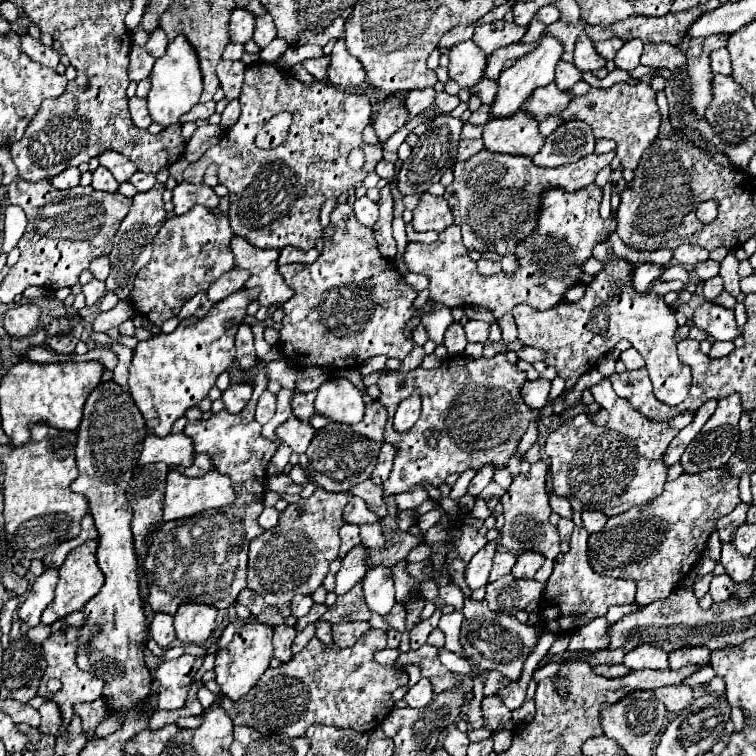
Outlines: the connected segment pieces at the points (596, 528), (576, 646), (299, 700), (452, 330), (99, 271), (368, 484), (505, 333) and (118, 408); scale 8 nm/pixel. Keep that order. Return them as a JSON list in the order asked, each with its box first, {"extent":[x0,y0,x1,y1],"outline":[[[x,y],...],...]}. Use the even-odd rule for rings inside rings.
[{"extent":[582,512,608,532],"outline":[[[584,512],[582,522],[588,532],[600,532],[604,528],[604,524],[608,522],[608,516],[604,516],[602,512]]]},{"extent":[568,618,610,652],"outline":[[[606,618],[590,620],[576,634],[572,634],[568,650],[592,650],[592,652],[596,652],[596,650],[606,648],[608,646],[608,640],[606,640],[608,626],[610,626],[610,622],[606,622]]]},{"extent":[214,630,408,738],"outline":[[[370,630],[350,648],[326,646],[312,638],[290,662],[268,668],[246,696],[236,702],[224,696],[214,704],[222,706],[234,724],[252,726],[260,734],[298,738],[312,724],[352,728],[364,734],[372,732],[392,710],[390,694],[408,682],[406,672],[374,662],[372,654],[376,648],[386,648],[386,634],[382,630]]]},{"extent":[444,322,466,354],"outline":[[[454,322],[444,336],[444,346],[448,350],[448,354],[462,354],[466,348],[466,336],[464,336],[464,328],[460,322]]]},{"extent":[88,256,110,280],"outline":[[[102,256],[102,258],[96,258],[90,262],[88,270],[92,272],[94,278],[98,280],[106,280],[108,278],[108,272],[110,272],[110,262],[108,262],[108,256]]]},{"extent":[352,480,388,520],"outline":[[[366,480],[362,484],[356,484],[356,488],[352,488],[352,494],[360,496],[362,500],[366,500],[368,508],[372,512],[376,512],[380,520],[384,520],[388,516],[386,500],[384,500],[384,494],[382,494],[382,486],[376,486],[376,484],[372,484],[372,480]]]},{"extent":[498,314,516,344],"outline":[[[512,314],[504,316],[498,324],[500,324],[500,328],[502,328],[502,342],[504,342],[504,344],[514,342],[514,340],[516,340],[516,324],[514,324],[514,320],[512,320]]]},{"extent":[70,382,150,714],"outline":[[[102,382],[94,392],[88,396],[86,406],[84,406],[84,416],[78,428],[78,444],[76,444],[76,466],[78,466],[78,478],[70,484],[72,492],[84,494],[90,504],[90,512],[98,530],[98,566],[106,576],[106,582],[102,590],[84,606],[86,614],[86,624],[82,626],[80,634],[80,648],[78,648],[78,664],[80,668],[104,678],[106,686],[102,696],[108,696],[112,700],[112,708],[116,712],[126,714],[128,708],[144,696],[148,696],[148,684],[150,684],[150,672],[144,666],[144,656],[142,656],[142,642],[148,640],[148,628],[144,628],[144,610],[142,610],[142,598],[138,592],[138,562],[134,554],[134,540],[130,532],[130,520],[132,520],[132,508],[126,500],[126,488],[132,480],[132,470],[136,466],[136,460],[140,456],[142,442],[146,438],[146,420],[142,418],[140,410],[136,408],[130,392],[126,392],[122,386],[116,382]],[[92,626],[100,628],[100,634],[94,634]]]}]

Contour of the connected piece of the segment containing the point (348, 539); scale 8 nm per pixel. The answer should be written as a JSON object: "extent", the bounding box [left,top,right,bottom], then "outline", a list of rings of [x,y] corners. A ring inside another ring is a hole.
{"extent":[340,522,360,558],"outline":[[[346,522],[342,528],[340,528],[340,538],[342,538],[342,546],[340,546],[340,558],[350,550],[354,548],[356,544],[360,544],[360,528],[358,524],[350,524]]]}

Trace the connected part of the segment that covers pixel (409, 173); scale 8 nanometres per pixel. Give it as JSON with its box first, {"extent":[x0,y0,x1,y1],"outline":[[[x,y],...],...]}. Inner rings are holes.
{"extent":[398,114,464,194],"outline":[[[440,114],[436,116],[436,120],[432,124],[428,124],[426,132],[420,136],[418,144],[412,148],[412,154],[408,156],[408,160],[402,164],[400,174],[398,174],[398,190],[402,194],[424,194],[428,192],[428,188],[442,178],[444,168],[452,166],[456,160],[456,142],[460,138],[460,128],[464,126],[462,118],[454,118],[450,114]]]}

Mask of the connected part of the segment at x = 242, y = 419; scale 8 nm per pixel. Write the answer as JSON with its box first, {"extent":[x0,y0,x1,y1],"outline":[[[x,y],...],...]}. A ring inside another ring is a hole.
{"extent":[146,360,280,614],"outline":[[[266,360],[256,366],[254,394],[246,408],[238,414],[226,412],[212,414],[210,420],[188,422],[184,434],[194,440],[196,454],[208,454],[214,468],[226,472],[234,484],[236,500],[232,506],[224,506],[216,514],[196,514],[192,518],[160,522],[160,530],[146,556],[146,578],[148,578],[148,604],[154,612],[174,614],[184,602],[212,604],[218,610],[232,606],[246,586],[246,560],[250,540],[260,536],[264,528],[258,524],[258,516],[264,510],[264,492],[268,484],[266,468],[270,458],[280,446],[280,440],[262,436],[262,426],[254,418],[258,396],[266,390]]]}

